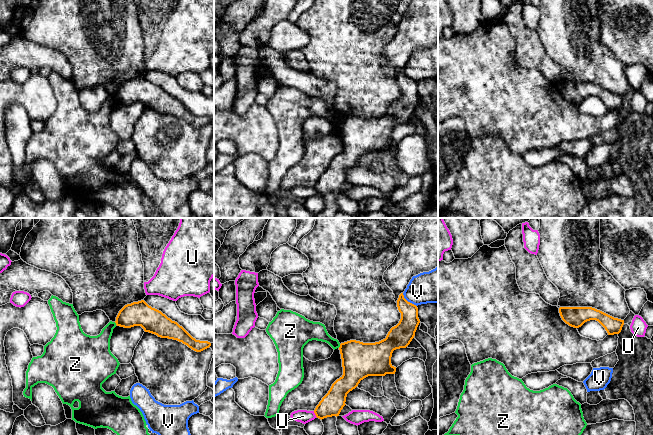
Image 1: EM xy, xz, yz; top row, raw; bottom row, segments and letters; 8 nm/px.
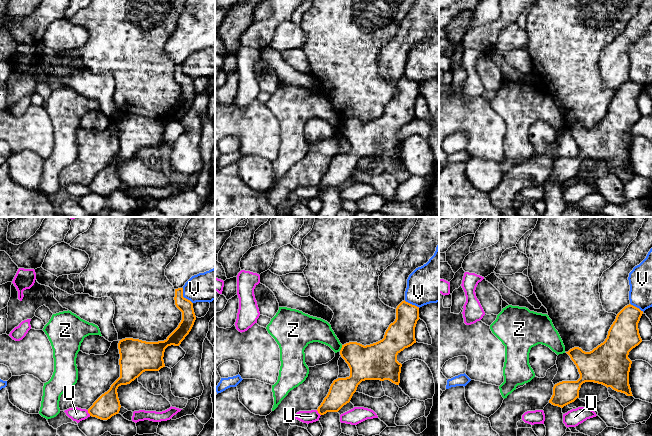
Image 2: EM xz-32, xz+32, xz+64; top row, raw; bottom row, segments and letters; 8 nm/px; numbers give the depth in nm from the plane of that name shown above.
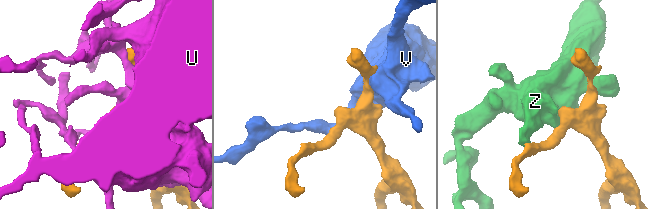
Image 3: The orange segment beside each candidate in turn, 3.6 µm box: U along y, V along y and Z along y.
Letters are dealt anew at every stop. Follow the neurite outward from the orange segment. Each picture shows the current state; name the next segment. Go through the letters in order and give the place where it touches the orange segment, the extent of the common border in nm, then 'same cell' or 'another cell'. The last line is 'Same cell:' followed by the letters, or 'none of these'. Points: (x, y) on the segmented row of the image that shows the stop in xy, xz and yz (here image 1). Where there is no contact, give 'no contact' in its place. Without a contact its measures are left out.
U: xz (315, 414) | 70 nm | another cell
V: xz (407, 301) | 160 nm | another cell
Z: xz (340, 346) | 40 nm | another cell
Same cell: none of these

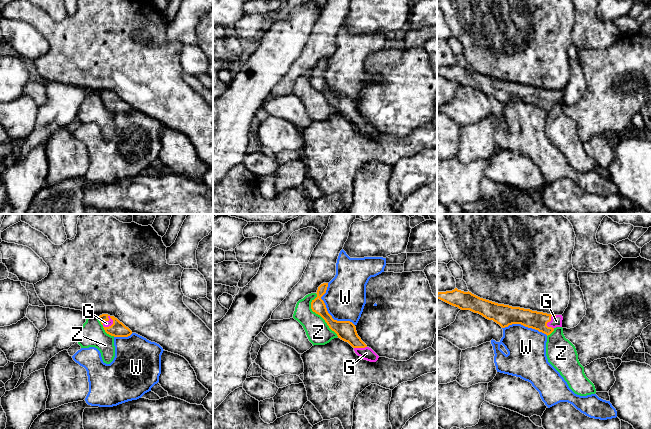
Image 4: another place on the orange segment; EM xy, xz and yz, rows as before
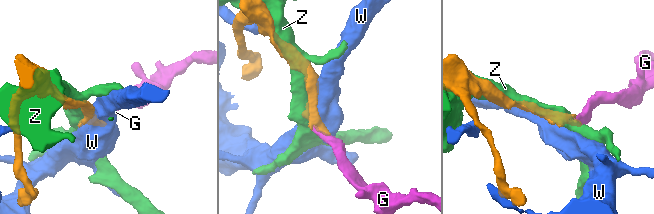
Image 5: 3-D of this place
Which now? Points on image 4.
G: xy (105, 320) | 110 nm | same cell
W: xz (327, 311) | 400 nm | another cell
Z: xz (318, 314) | 400 nm | another cell
Same cell: G

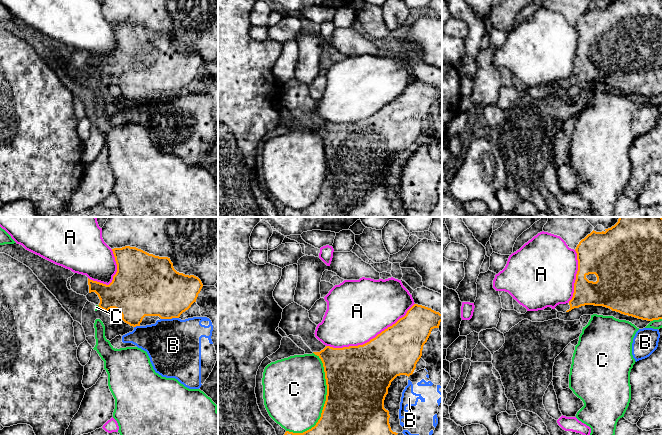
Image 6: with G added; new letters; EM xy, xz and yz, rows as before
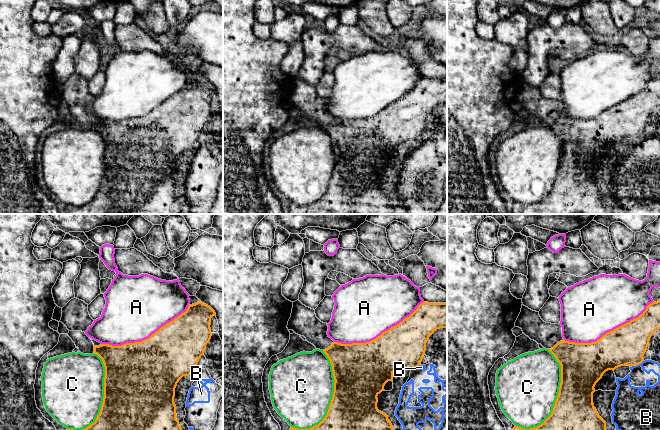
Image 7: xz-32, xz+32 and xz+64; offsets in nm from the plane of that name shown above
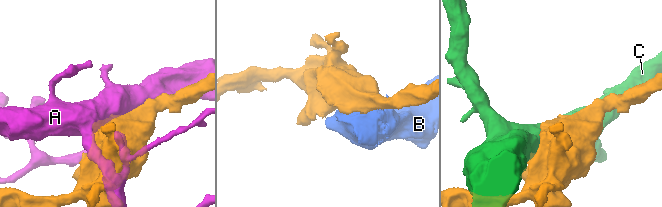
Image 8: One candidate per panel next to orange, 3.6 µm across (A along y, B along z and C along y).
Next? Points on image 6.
A: xz (371, 339) | 800 nm | another cell
B: xy (169, 318) | 140 nm | another cell
C: xz (325, 401) | 700 nm | another cell
Same cell: none of these

